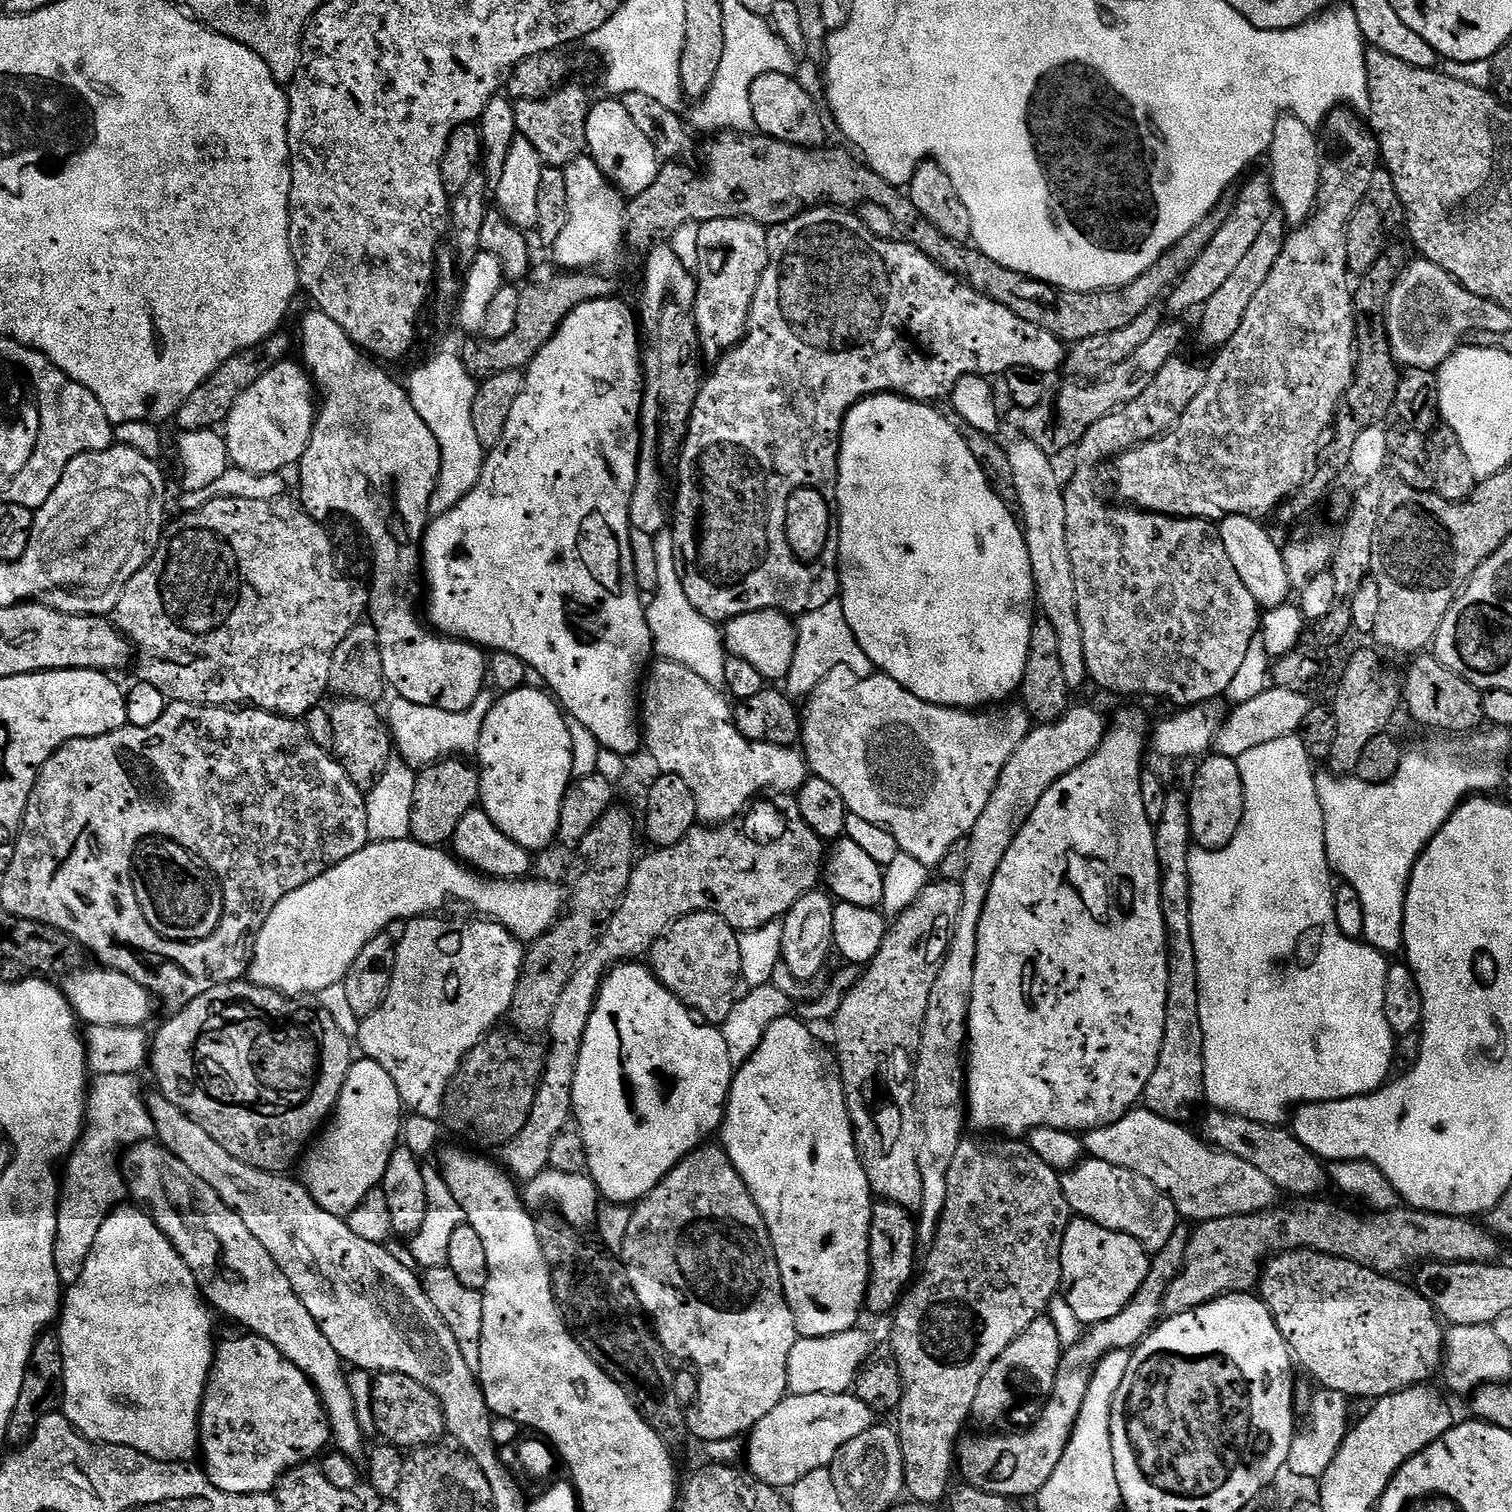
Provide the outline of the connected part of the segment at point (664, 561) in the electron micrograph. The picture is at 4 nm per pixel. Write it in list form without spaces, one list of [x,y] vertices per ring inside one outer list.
[[[665,526],[653,540],[658,559],[658,586],[651,597],[652,602],[650,600],[645,609],[653,651],[661,659],[676,661],[694,670],[700,678],[705,678],[711,685],[721,687],[724,683],[725,662],[728,657],[723,644],[723,635],[719,627],[694,610],[693,604],[686,598],[680,571],[676,565],[676,547],[671,529]]]

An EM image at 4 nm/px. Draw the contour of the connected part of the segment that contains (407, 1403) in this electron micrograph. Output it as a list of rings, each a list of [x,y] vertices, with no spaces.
[[[382,1372],[372,1384],[372,1420],[383,1439],[401,1450],[415,1450],[431,1445],[445,1435],[444,1408],[426,1386],[406,1378],[406,1374]]]

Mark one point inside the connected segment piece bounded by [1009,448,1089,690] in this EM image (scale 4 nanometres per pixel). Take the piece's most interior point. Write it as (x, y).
(1043, 495)

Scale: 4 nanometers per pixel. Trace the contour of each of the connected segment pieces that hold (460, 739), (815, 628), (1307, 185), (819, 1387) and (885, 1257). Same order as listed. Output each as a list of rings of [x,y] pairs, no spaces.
[[[485,690],[478,694],[472,708],[464,712],[438,710],[434,706],[418,706],[414,702],[393,699],[393,704],[386,711],[386,723],[391,731],[394,748],[407,764],[427,766],[436,764],[445,758],[456,758],[462,753],[475,753],[476,743],[480,741],[482,722],[498,699],[497,693]]]
[[[839,599],[826,602],[826,606],[818,606],[818,610],[805,612],[796,624],[796,647],[792,650],[792,661],[786,677],[786,692],[789,697],[807,697],[822,681],[834,671],[847,669],[858,678],[873,675],[874,666],[870,658],[858,646],[854,634],[844,617]]]
[[[1285,114],[1281,116],[1278,123],[1274,126],[1272,147],[1266,153],[1266,160],[1272,163],[1272,169],[1270,169],[1272,194],[1276,197],[1279,211],[1282,213],[1285,221],[1292,226],[1299,226],[1305,223],[1308,217],[1316,211],[1320,199],[1320,181],[1322,179],[1322,163],[1320,164],[1321,141],[1318,139],[1317,133],[1308,127],[1307,121],[1301,117],[1299,120],[1296,116],[1299,115]]]
[[[861,1330],[833,1336],[805,1336],[798,1338],[786,1362],[786,1382],[791,1395],[838,1394],[848,1392],[856,1383],[856,1373],[870,1355],[868,1336]]]
[[[873,1203],[872,1225],[868,1235],[870,1268],[874,1273],[866,1297],[866,1308],[869,1313],[871,1311],[891,1313],[900,1303],[910,1281],[913,1279],[914,1269],[918,1264],[918,1256],[916,1260],[916,1224],[912,1221],[912,1216],[913,1213],[909,1209],[897,1204]]]

